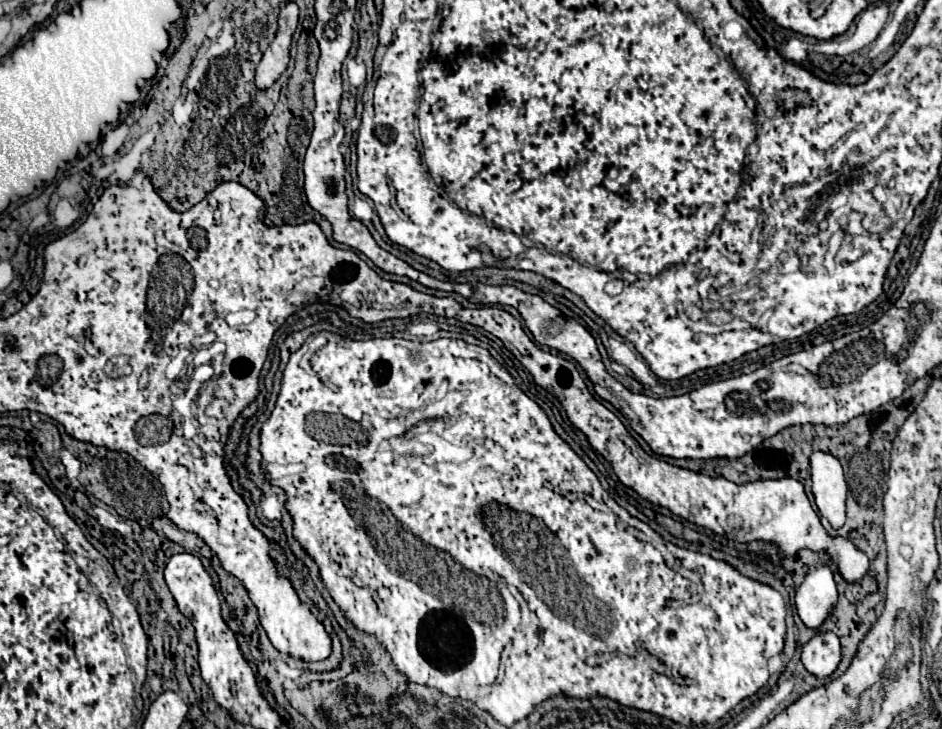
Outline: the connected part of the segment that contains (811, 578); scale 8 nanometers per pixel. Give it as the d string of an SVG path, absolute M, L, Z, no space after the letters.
M820 565L814 571L808 571L802 585L796 589L796 597L794 597L798 615L804 621L804 625L810 629L818 629L824 623L824 617L832 613L832 605L836 605L836 597L838 597L838 591L836 591L836 583L828 565Z

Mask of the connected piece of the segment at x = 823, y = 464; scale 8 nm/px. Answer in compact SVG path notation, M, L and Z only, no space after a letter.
M814 451L810 455L812 467L812 493L820 515L826 517L832 529L840 529L846 519L846 479L842 465L836 457L824 451Z

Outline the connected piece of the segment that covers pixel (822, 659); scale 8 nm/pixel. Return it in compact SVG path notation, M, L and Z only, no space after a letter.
M832 631L816 633L802 647L802 663L816 677L828 677L840 663L840 641Z

